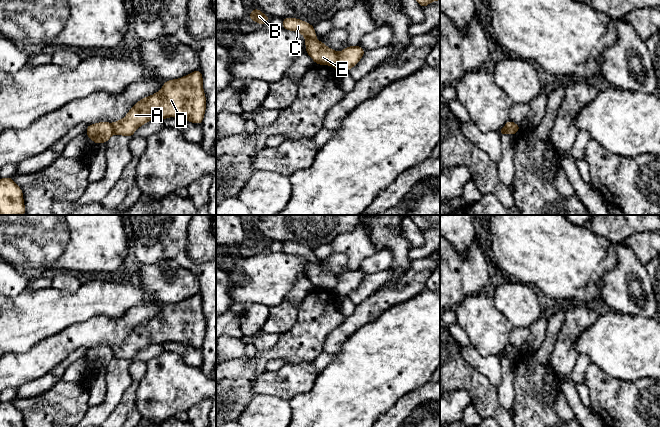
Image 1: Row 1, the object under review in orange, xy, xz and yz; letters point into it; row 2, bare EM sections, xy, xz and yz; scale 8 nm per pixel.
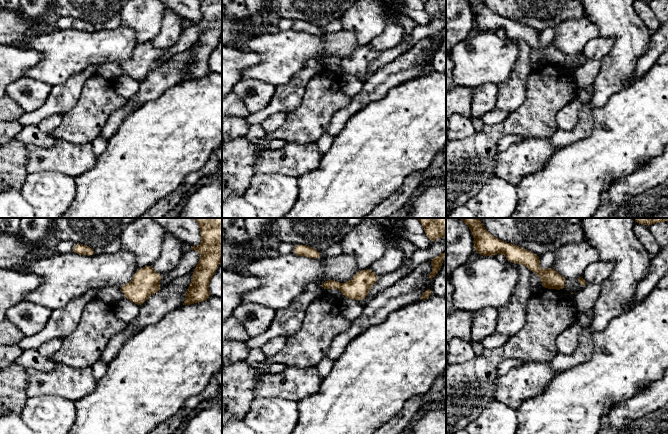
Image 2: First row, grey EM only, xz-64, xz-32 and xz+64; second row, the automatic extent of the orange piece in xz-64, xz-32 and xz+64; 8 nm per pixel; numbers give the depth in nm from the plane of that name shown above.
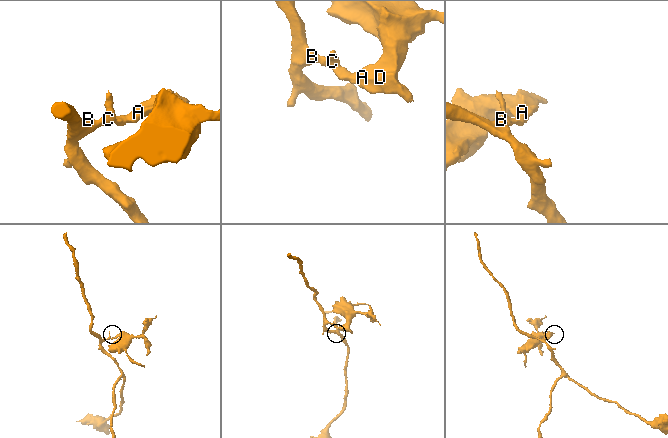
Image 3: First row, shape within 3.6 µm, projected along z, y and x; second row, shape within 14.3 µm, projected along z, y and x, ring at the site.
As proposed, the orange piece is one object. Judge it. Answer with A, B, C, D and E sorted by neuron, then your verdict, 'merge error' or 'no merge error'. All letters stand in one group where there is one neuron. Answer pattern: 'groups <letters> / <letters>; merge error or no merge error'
groups A D / B C E; merge error

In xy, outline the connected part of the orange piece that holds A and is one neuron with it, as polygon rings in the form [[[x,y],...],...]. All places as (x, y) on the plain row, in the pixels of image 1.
[[[197,293],[181,302],[165,305],[160,315],[135,327],[123,343],[112,347],[112,351],[114,358],[132,361],[140,350],[152,344],[174,341],[202,348],[205,335],[206,320],[203,314],[203,301],[200,293]]]

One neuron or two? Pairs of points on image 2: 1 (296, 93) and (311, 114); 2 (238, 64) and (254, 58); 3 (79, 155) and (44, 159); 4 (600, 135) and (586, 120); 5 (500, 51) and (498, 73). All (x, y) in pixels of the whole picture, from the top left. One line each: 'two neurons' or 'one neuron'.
1: two neurons
2: one neuron
3: one neuron
4: two neurons
5: one neuron

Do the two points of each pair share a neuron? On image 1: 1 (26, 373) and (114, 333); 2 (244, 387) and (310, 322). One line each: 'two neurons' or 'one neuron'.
1: one neuron
2: one neuron

